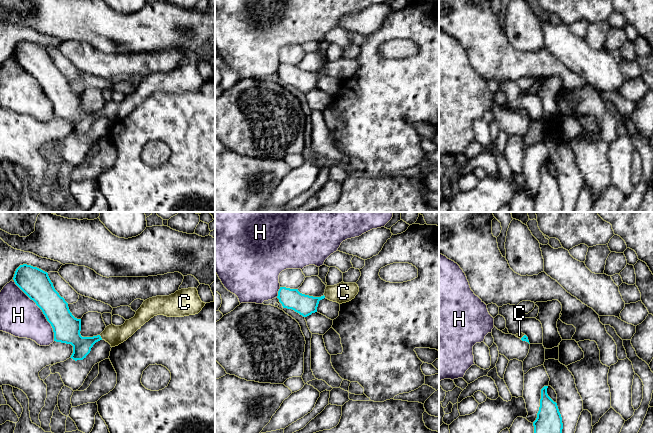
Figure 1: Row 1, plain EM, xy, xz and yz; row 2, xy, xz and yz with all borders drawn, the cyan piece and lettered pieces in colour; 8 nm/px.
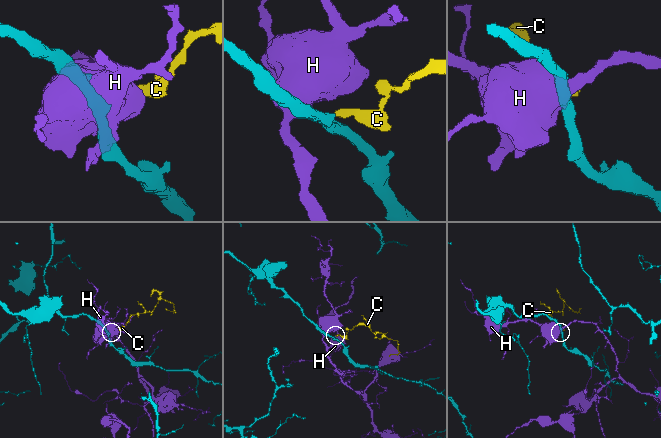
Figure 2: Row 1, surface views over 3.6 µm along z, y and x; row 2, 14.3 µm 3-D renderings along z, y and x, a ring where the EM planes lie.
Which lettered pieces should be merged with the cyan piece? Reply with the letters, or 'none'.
C

